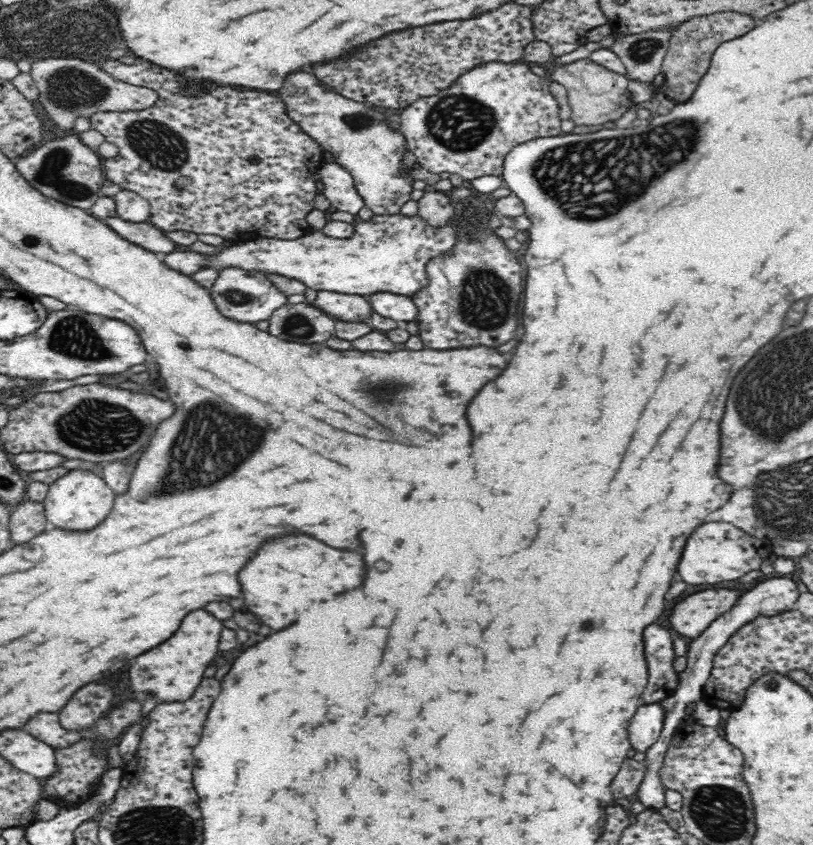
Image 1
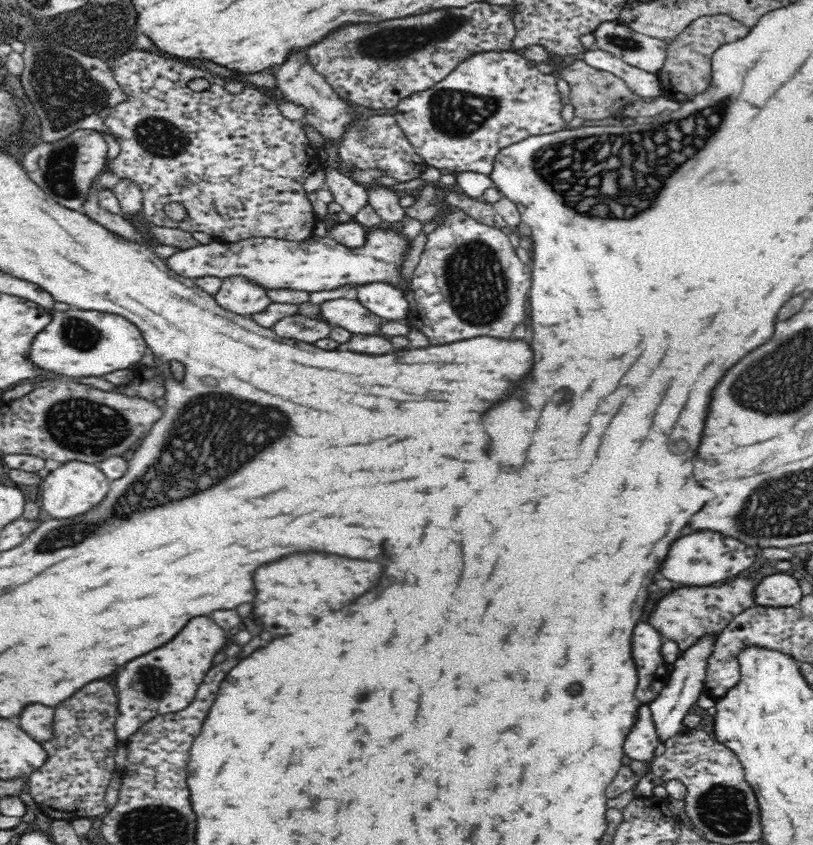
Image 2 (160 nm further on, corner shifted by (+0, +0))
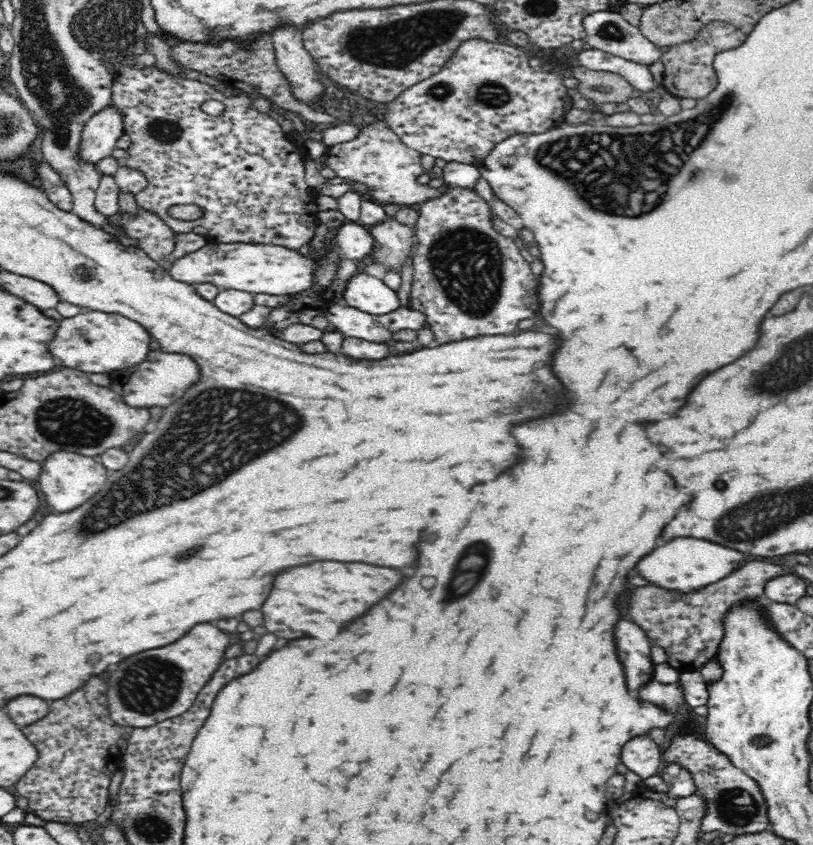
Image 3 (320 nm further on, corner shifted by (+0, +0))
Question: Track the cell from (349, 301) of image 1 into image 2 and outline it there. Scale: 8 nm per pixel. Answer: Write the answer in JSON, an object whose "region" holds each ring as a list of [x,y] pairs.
{"region":[[[340,298],[319,304],[320,318],[341,326],[352,334],[379,334],[386,319],[371,313],[358,299]]]}

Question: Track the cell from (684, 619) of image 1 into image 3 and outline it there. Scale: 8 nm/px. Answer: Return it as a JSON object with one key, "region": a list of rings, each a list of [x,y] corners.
{"region":[[[748,562],[726,576],[722,582],[714,582],[700,592],[676,594],[658,586],[634,588],[626,598],[626,614],[632,622],[646,631],[646,638],[666,651],[667,664],[679,673],[698,671],[717,654],[722,640],[722,616],[740,600],[760,600],[768,604],[764,586],[770,578],[782,576],[782,566],[768,562]]]}

